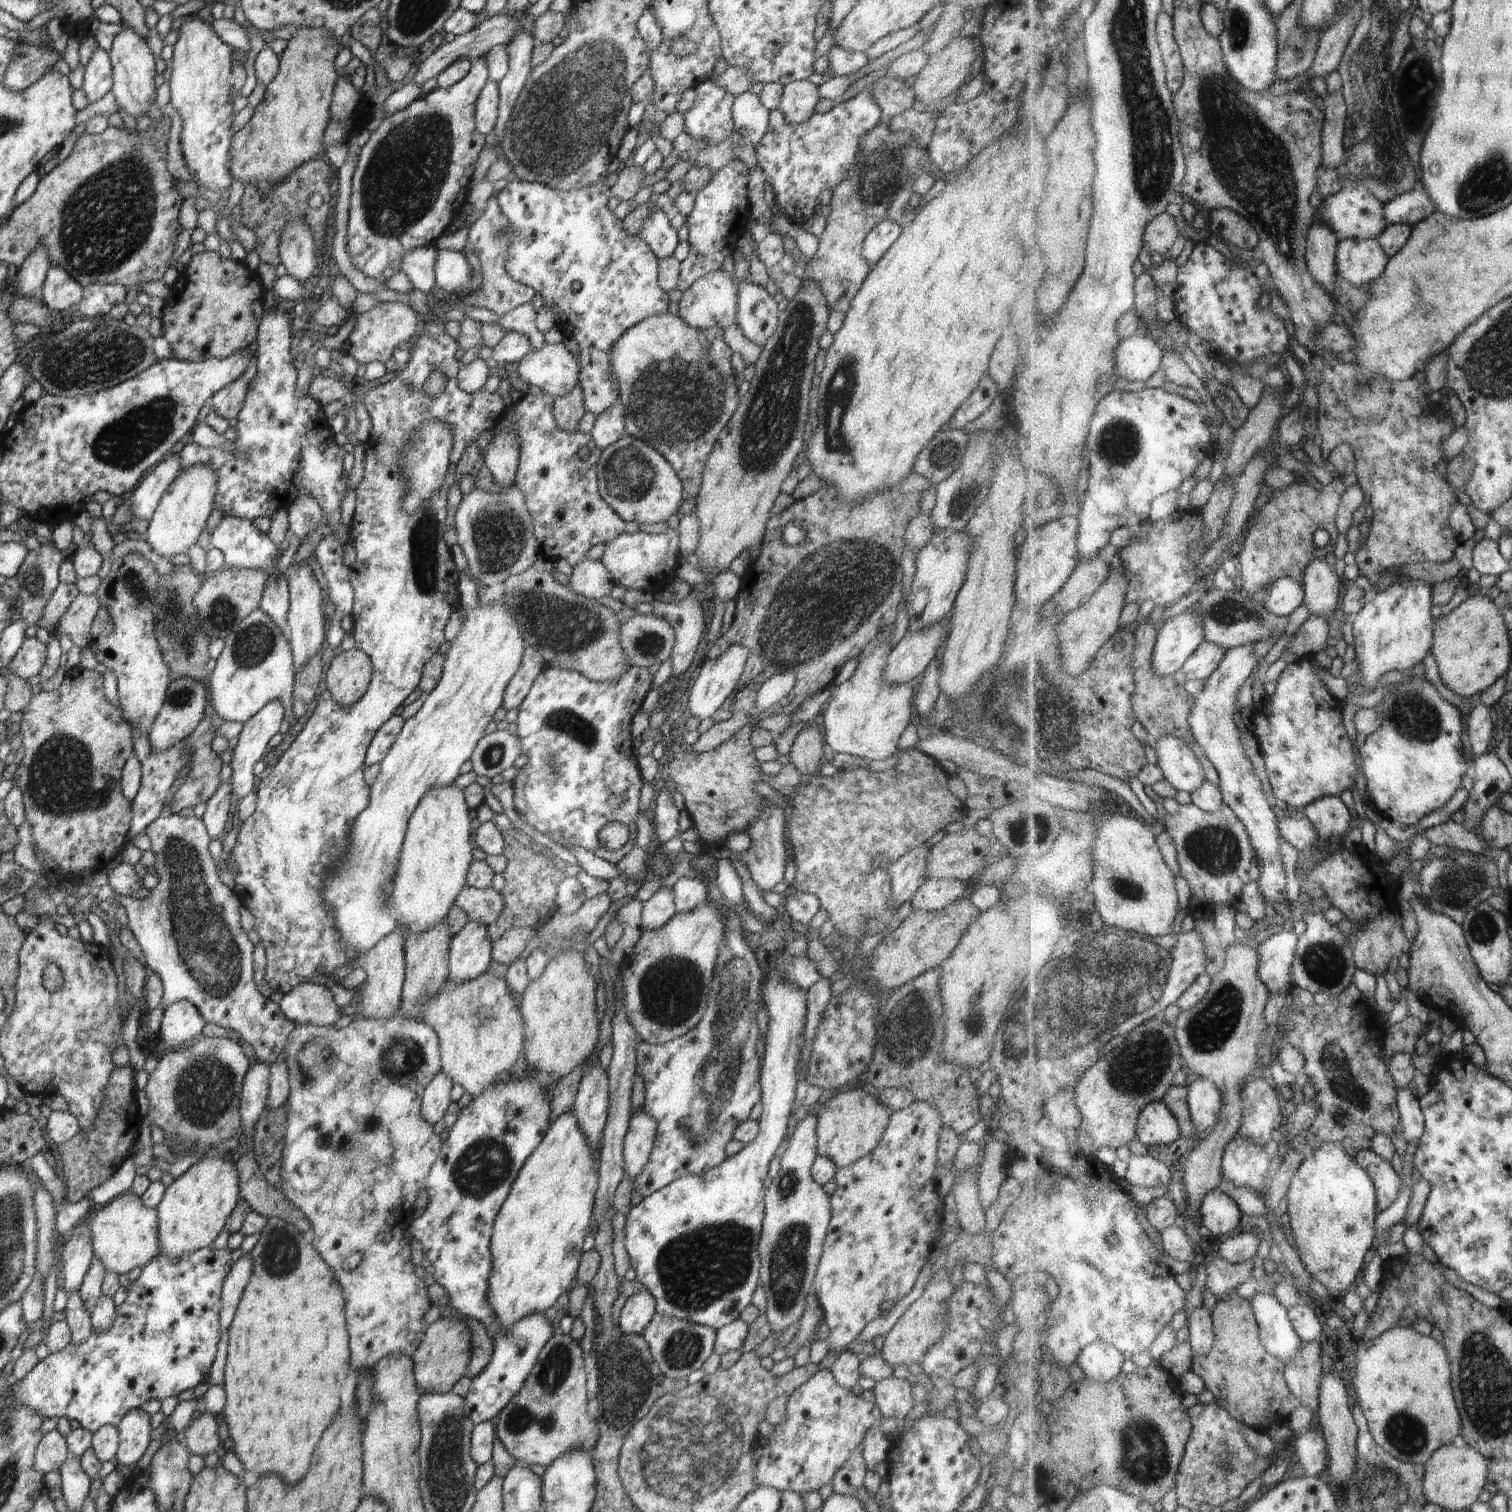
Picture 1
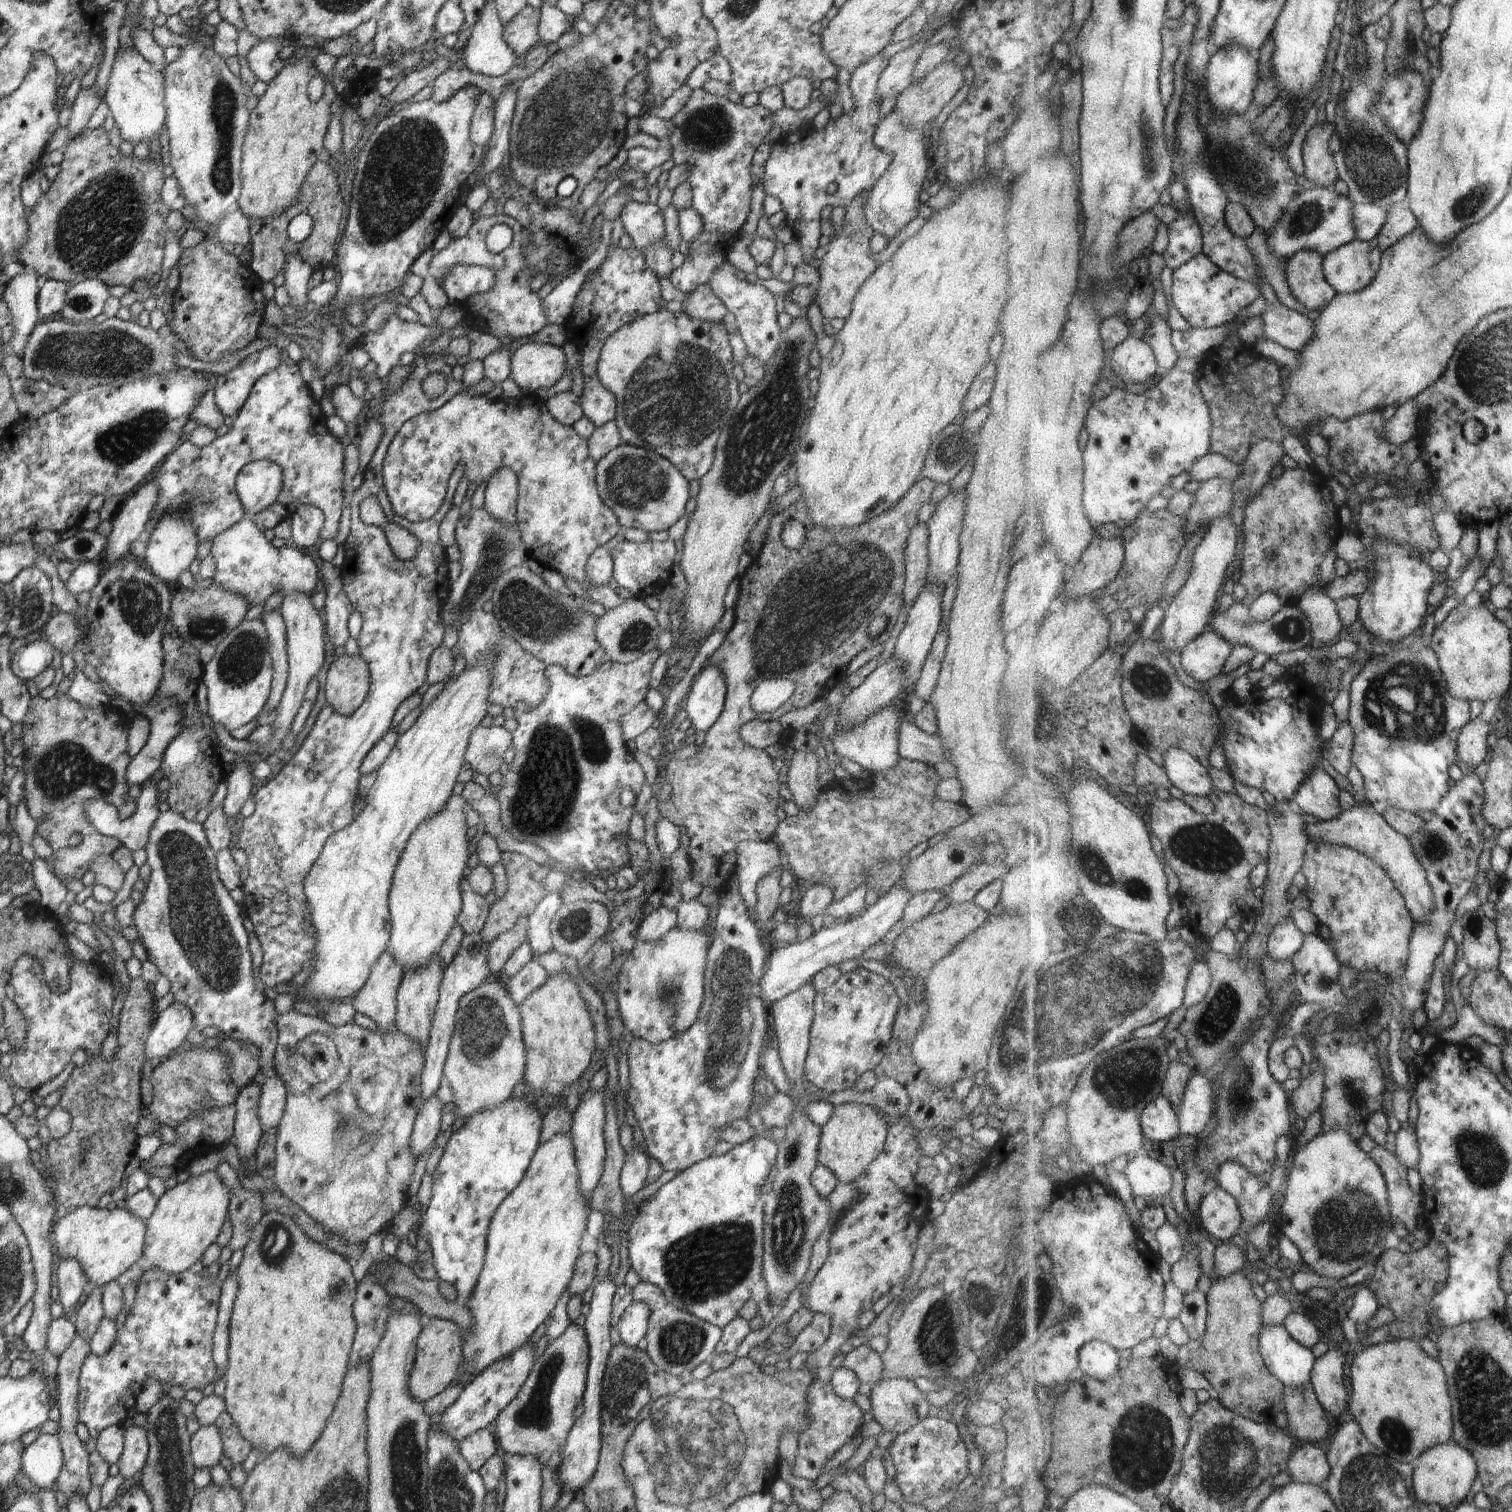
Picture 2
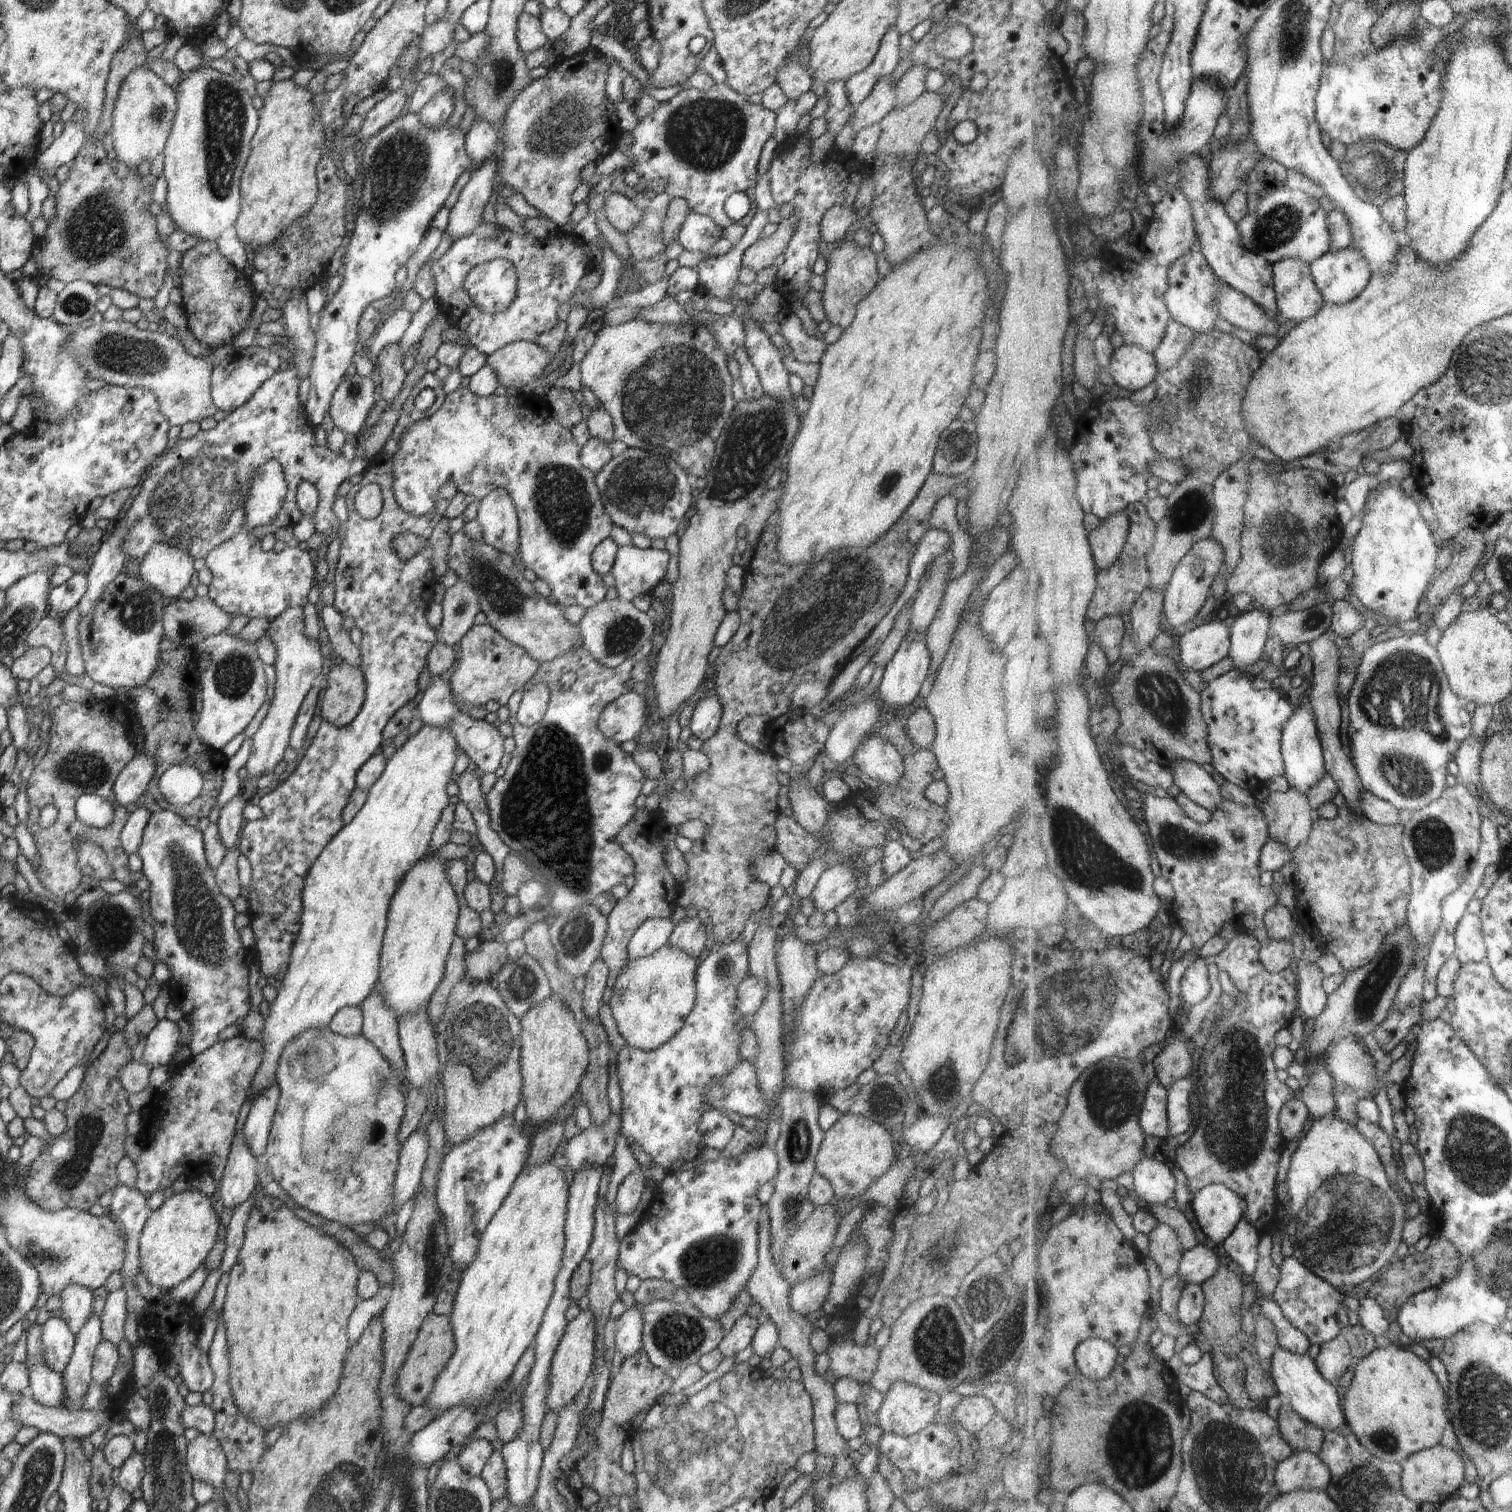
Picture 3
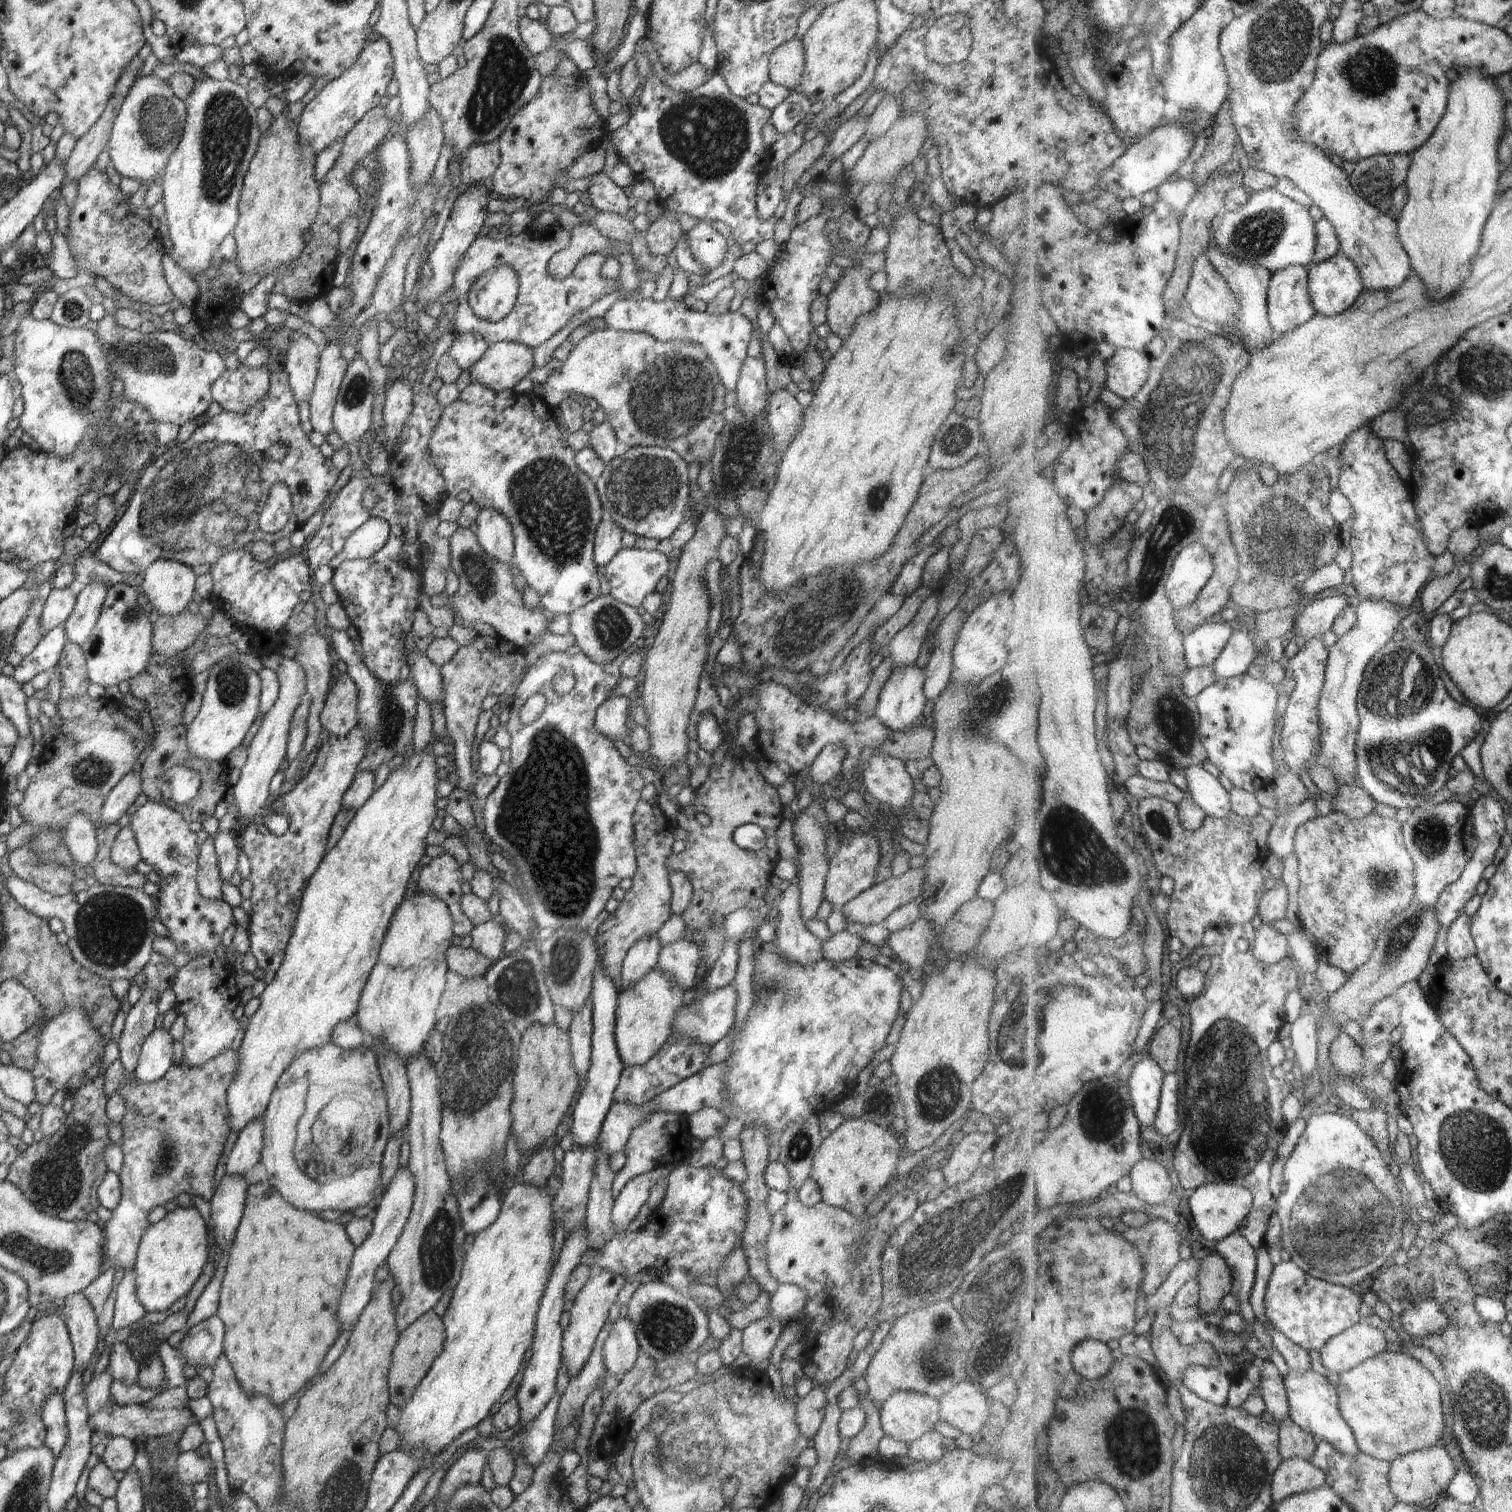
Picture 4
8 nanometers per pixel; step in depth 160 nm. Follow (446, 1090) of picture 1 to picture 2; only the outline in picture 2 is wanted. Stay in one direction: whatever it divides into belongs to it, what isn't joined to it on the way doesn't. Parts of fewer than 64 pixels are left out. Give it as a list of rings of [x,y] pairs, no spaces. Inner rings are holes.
[[[434,1094],[428,1102],[421,1104],[410,1138],[410,1148],[417,1158],[435,1144],[435,1138],[441,1128],[442,1108],[443,1105],[440,1104],[437,1094]]]

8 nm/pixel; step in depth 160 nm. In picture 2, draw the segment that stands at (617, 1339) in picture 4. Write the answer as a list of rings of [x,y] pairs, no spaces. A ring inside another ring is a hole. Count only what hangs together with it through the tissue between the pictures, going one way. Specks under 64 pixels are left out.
[[[643,1302],[633,1303],[622,1313],[616,1323],[622,1343],[629,1347],[641,1347],[647,1335],[648,1319],[652,1310]]]

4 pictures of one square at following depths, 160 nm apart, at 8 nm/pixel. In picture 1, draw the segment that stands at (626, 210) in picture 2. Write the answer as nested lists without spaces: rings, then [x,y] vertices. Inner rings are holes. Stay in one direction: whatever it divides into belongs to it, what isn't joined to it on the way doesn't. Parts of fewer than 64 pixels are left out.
[[[655,205],[643,221],[638,236],[646,242],[646,246],[652,250],[652,254],[656,258],[671,258],[679,244],[677,231],[672,228],[671,221],[662,208]]]

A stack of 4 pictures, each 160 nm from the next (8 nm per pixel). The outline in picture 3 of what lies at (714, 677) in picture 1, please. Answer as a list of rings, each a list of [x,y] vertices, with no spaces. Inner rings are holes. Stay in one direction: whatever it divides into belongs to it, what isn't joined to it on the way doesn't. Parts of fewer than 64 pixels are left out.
[[[711,686],[709,688],[709,695],[695,704],[689,725],[692,734],[703,741],[714,736],[723,713],[723,704],[719,701],[716,692],[712,690],[714,688]]]

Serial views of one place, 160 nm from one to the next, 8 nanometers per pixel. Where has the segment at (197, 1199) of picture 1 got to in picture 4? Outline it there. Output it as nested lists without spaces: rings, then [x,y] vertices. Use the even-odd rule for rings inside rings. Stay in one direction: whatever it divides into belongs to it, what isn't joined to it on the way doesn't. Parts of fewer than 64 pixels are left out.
[[[176,1207],[146,1229],[135,1258],[136,1292],[147,1312],[166,1310],[187,1294],[210,1260],[212,1234],[196,1207]]]

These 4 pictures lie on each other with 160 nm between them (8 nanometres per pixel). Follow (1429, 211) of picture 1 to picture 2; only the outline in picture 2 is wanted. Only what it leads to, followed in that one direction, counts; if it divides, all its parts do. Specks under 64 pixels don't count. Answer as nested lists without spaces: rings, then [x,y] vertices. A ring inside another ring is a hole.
[[[1374,203],[1355,204],[1355,220],[1359,228],[1359,238],[1365,241],[1377,240],[1382,229],[1386,227],[1390,216],[1390,208]]]

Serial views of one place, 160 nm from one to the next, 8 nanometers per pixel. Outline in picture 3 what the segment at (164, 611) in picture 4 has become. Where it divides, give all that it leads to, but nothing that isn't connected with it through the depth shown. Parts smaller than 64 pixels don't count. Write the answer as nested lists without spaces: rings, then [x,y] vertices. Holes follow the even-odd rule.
[[[158,541],[154,543],[139,565],[140,577],[144,582],[152,585],[154,590],[168,598],[180,598],[182,591],[189,586],[190,578],[194,574],[194,559],[192,555],[179,547],[178,543]]]

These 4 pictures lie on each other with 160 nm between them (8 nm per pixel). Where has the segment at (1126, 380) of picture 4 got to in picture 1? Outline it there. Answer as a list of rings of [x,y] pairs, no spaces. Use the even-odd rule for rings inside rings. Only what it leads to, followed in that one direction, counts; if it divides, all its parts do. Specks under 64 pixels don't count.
[[[1147,334],[1121,341],[1117,352],[1117,367],[1121,377],[1128,381],[1146,382],[1163,369],[1165,350]]]

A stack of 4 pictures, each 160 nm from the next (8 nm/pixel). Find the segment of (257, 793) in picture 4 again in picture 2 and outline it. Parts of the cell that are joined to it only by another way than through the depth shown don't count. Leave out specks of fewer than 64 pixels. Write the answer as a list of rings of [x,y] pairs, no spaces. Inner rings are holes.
[[[303,592],[288,593],[282,601],[280,612],[287,628],[287,651],[289,660],[289,671],[287,683],[277,708],[278,716],[273,722],[273,736],[269,744],[260,745],[256,757],[266,758],[270,754],[281,754],[282,739],[291,730],[291,726],[305,699],[307,686],[312,678],[316,677],[324,662],[324,633],[325,624],[322,623],[318,610],[312,605],[312,596]]]

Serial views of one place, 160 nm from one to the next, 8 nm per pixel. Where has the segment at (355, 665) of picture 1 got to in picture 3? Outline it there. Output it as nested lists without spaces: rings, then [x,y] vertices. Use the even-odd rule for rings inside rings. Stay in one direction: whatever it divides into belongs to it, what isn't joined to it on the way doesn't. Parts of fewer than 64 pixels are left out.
[[[343,662],[334,665],[323,680],[322,687],[325,689],[321,710],[323,720],[327,720],[337,727],[348,726],[360,712],[365,701],[367,684],[362,671],[358,667]]]

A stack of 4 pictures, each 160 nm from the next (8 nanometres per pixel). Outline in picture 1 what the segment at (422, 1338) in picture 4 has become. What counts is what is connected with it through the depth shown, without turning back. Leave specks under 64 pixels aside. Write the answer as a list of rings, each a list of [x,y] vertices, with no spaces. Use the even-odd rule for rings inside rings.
[[[441,1316],[428,1325],[423,1341],[412,1356],[413,1373],[420,1392],[449,1393],[464,1376],[471,1359],[471,1350],[471,1332],[462,1319]]]

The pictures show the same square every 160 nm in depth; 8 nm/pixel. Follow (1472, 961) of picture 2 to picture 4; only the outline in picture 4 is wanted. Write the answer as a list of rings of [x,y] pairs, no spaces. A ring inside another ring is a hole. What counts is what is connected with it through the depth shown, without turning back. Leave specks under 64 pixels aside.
[[[1466,913],[1454,921],[1449,934],[1449,954],[1454,961],[1479,956],[1473,924],[1473,918]]]

